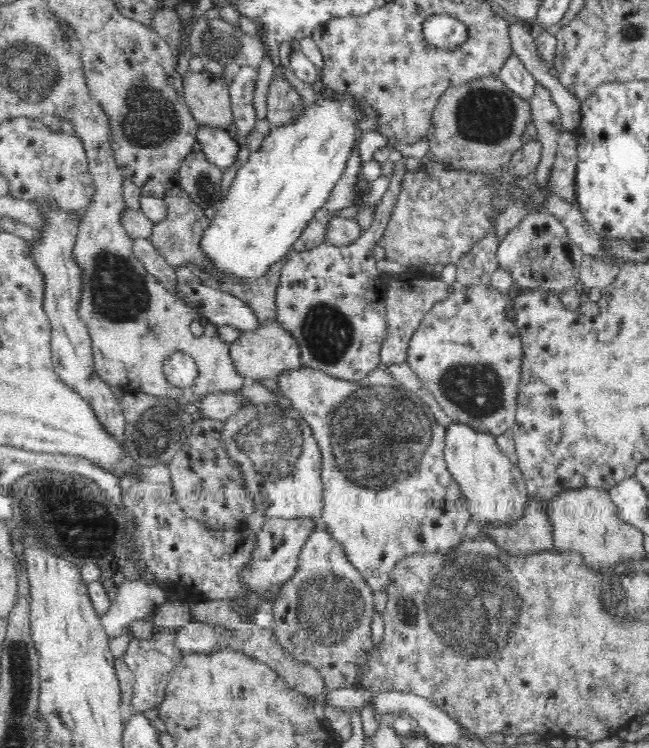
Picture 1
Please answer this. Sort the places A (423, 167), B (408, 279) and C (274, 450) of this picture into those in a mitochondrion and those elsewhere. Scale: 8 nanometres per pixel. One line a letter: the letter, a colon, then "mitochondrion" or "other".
A: other
B: other
C: mitochondrion

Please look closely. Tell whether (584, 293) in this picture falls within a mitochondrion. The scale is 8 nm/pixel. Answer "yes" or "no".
no

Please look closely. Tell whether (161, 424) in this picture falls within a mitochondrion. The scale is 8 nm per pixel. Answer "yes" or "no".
yes

